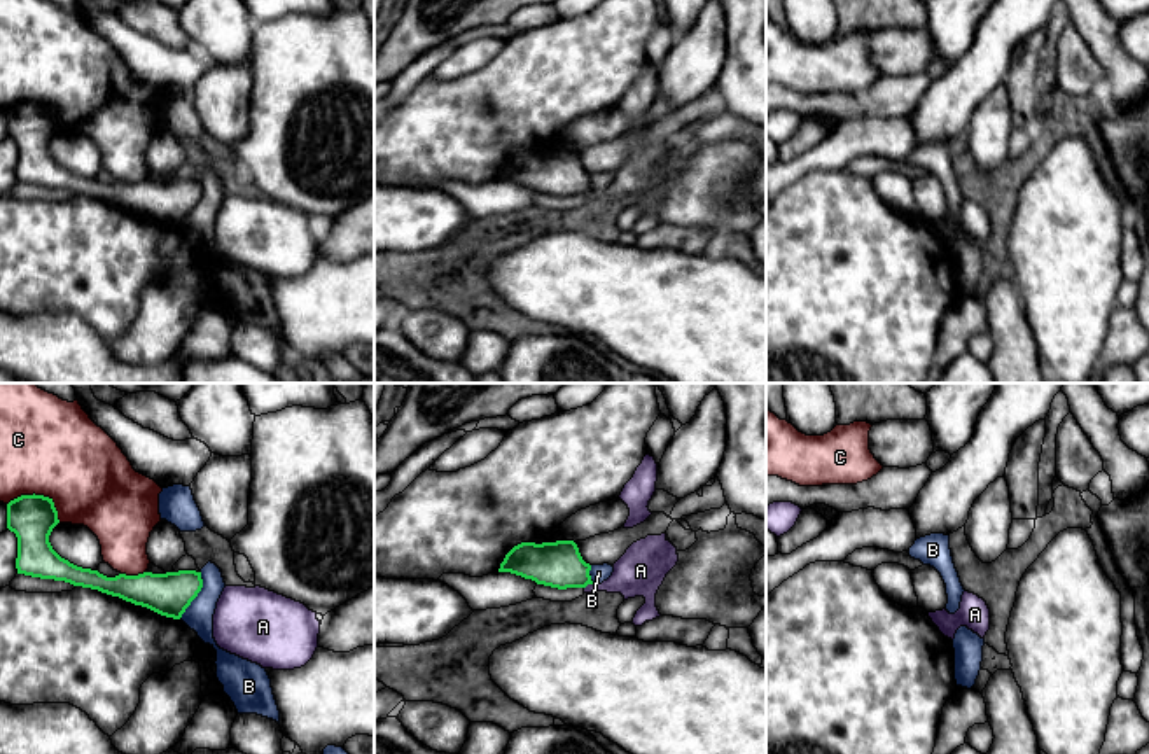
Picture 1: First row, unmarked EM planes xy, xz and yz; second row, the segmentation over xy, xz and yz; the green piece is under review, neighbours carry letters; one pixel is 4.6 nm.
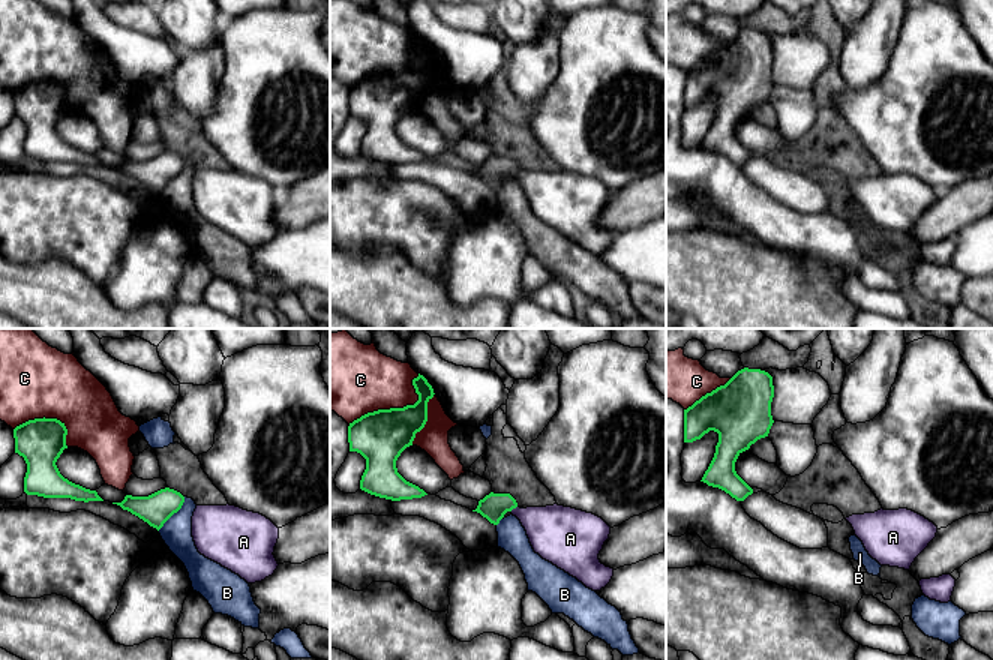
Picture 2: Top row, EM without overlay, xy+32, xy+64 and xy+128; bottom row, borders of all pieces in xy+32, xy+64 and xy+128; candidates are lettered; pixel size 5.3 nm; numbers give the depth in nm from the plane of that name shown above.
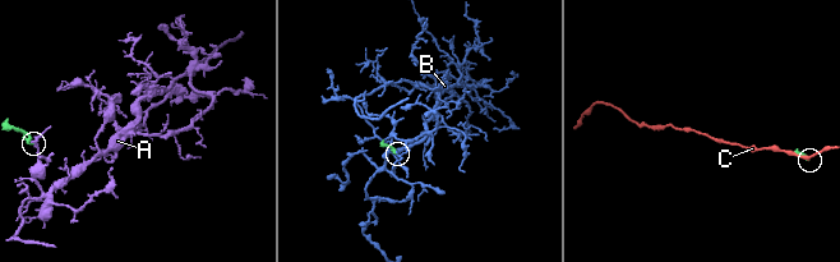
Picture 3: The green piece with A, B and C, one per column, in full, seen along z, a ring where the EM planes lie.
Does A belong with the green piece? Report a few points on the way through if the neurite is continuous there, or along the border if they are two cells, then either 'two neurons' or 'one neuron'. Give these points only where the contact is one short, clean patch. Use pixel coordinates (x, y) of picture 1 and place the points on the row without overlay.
border xz (593, 191), (584, 196); two neurons

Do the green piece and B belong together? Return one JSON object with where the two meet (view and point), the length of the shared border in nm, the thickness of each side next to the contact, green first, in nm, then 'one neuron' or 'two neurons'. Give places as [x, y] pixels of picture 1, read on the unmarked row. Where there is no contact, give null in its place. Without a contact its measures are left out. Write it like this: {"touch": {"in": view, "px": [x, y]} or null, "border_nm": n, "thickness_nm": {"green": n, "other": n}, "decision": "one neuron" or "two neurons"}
{"touch": {"in": "xy", "px": [196, 203]}, "border_nm": 240, "thickness_nm": {"green": 200, "other": 140}, "decision": "two neurons"}

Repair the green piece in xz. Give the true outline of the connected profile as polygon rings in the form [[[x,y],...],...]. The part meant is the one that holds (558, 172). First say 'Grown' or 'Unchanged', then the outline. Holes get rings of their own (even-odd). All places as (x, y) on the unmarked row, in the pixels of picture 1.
Unchanged. [[[574,149],[521,150],[505,163],[498,177],[558,198],[593,192],[589,178],[591,173],[582,168]]]

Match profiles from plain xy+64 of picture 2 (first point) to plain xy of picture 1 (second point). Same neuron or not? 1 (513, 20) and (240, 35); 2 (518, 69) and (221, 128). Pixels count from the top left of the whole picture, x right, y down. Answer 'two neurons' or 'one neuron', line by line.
1: one neuron
2: one neuron

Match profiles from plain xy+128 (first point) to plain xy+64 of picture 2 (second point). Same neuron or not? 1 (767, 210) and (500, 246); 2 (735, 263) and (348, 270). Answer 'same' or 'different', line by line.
1: same
2: same

